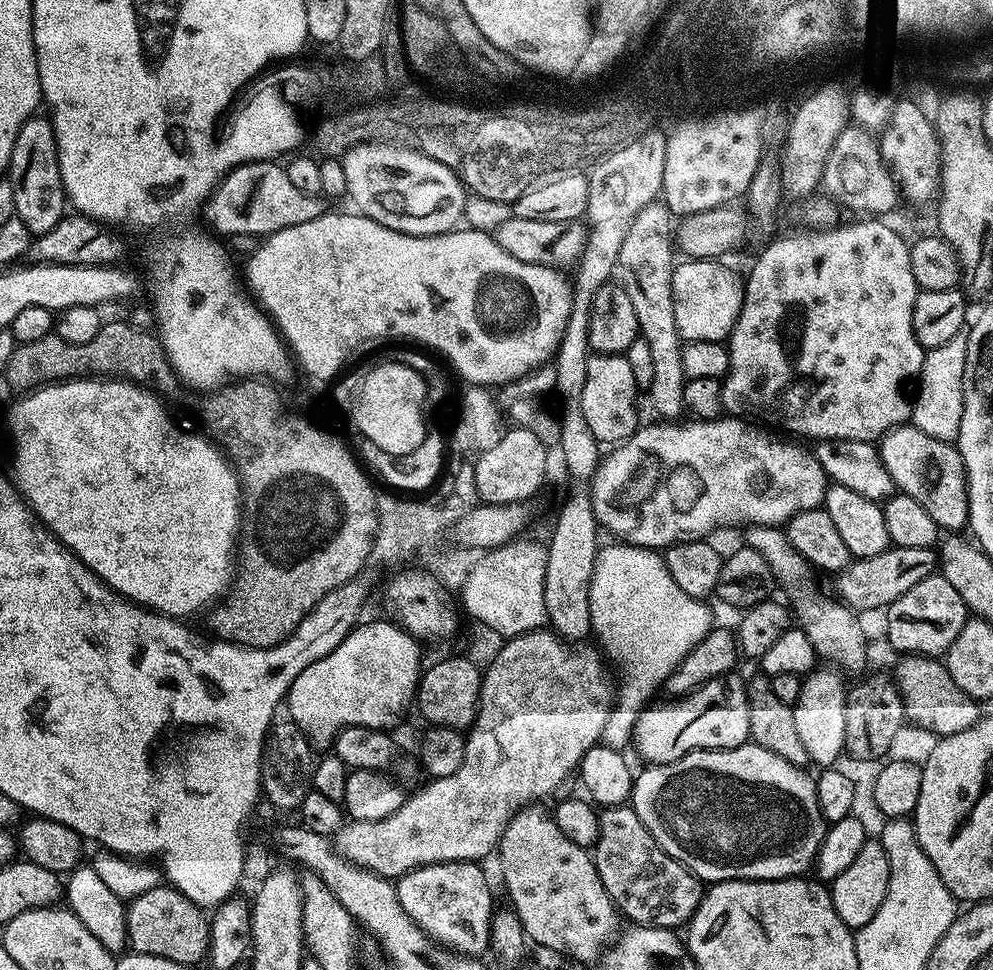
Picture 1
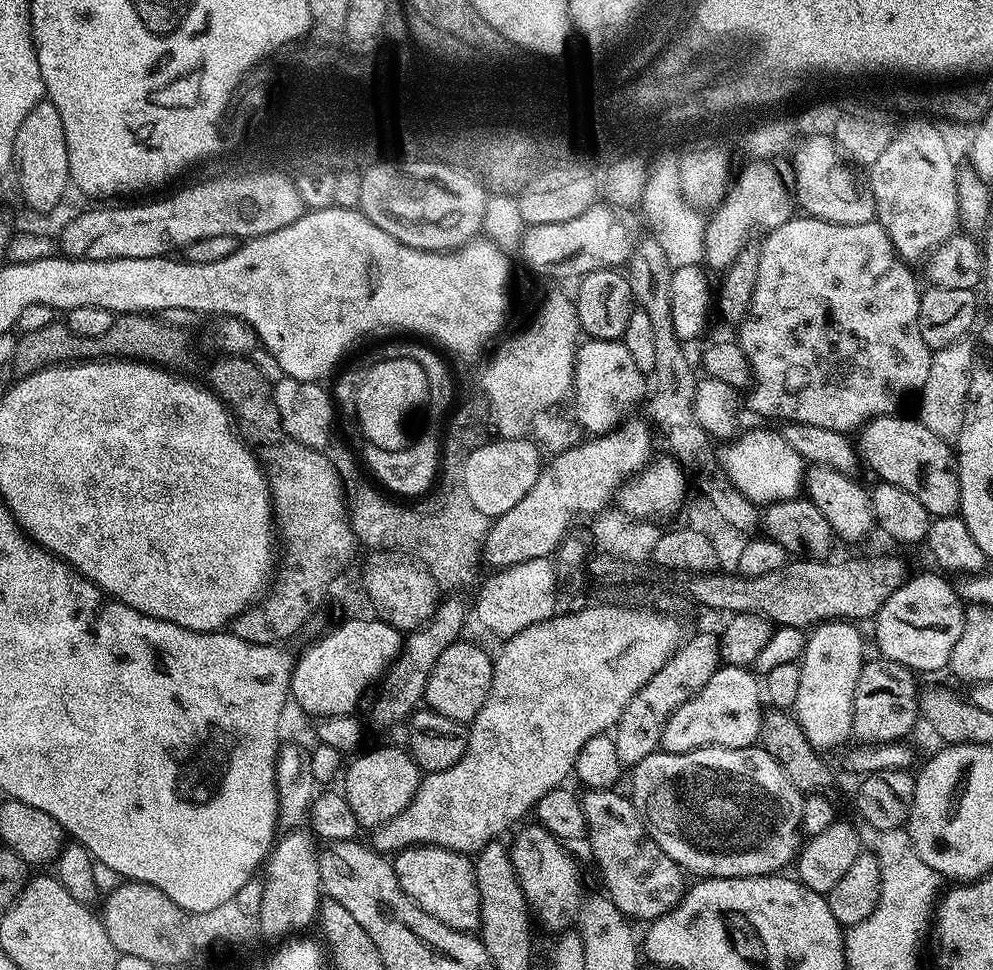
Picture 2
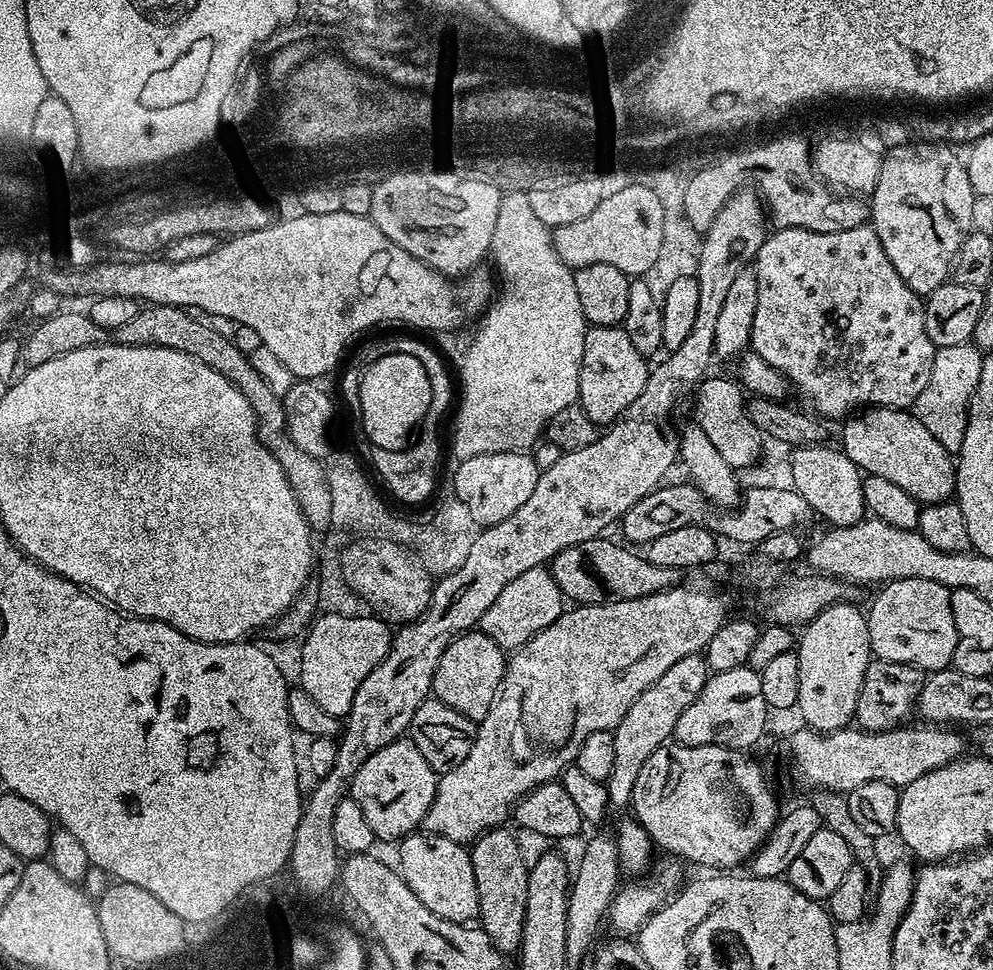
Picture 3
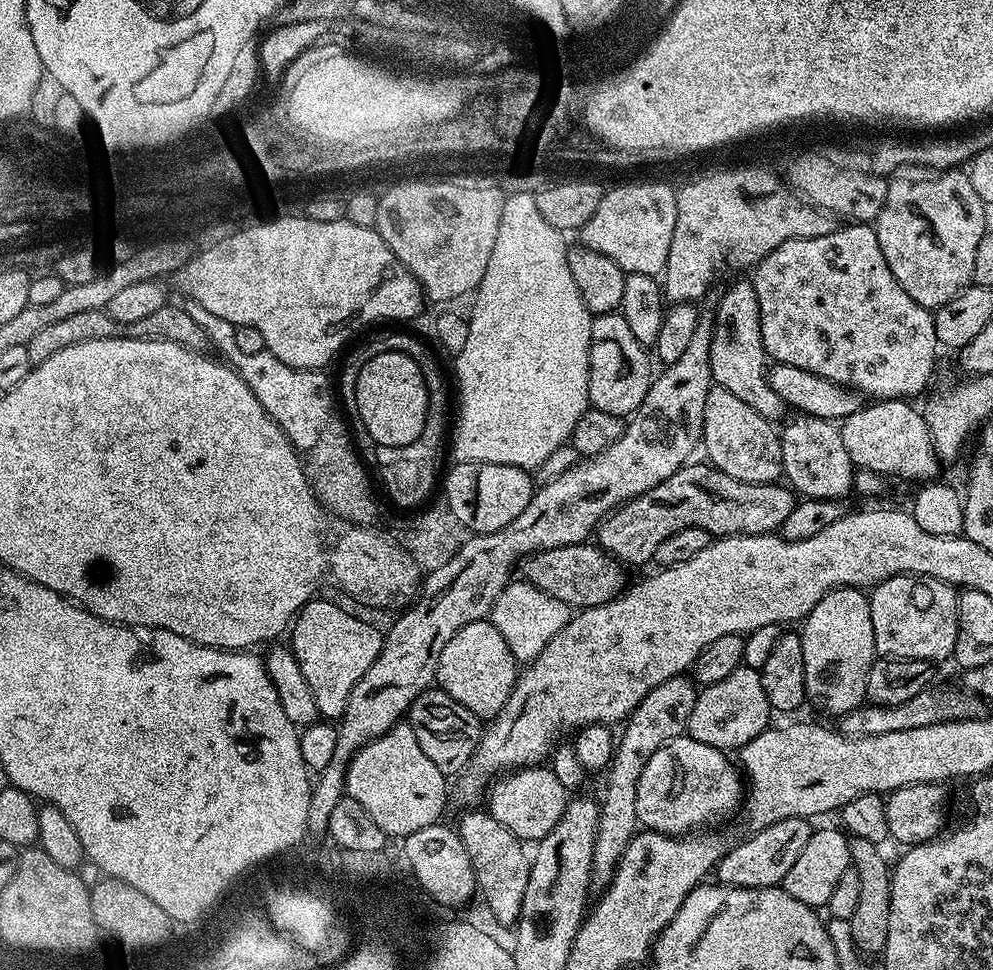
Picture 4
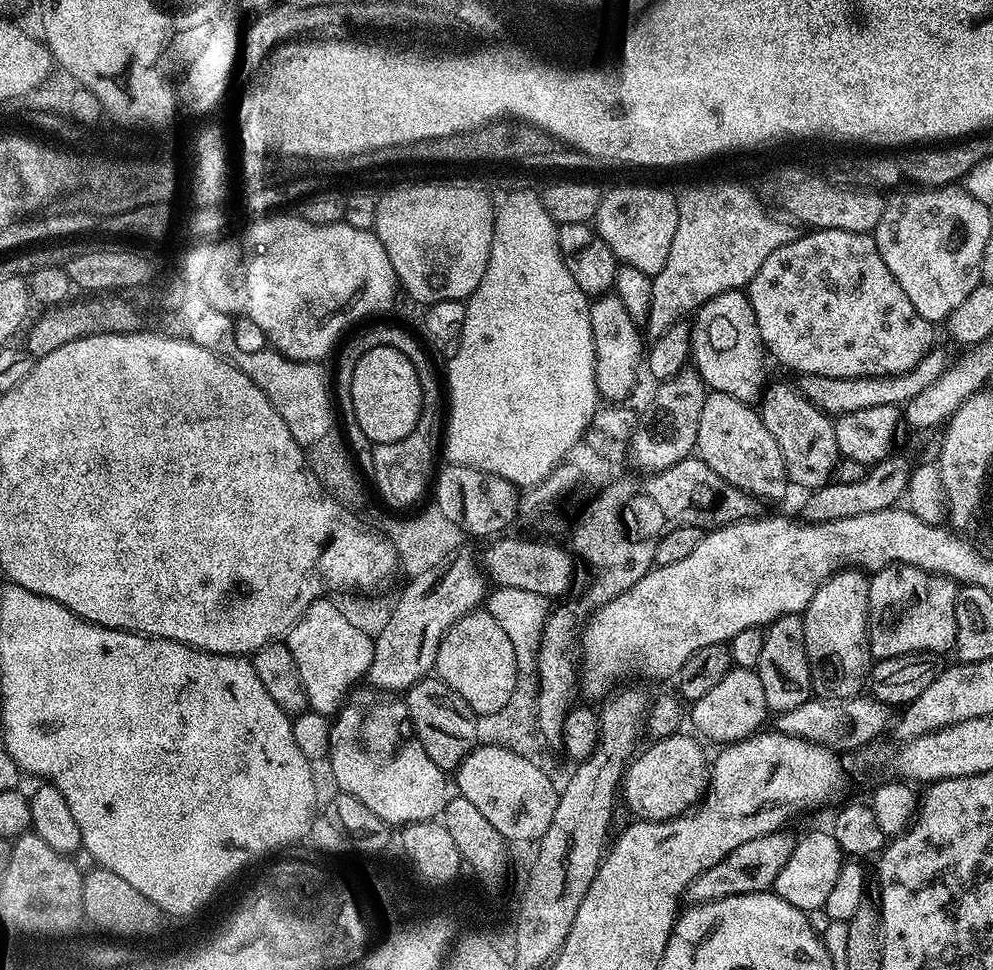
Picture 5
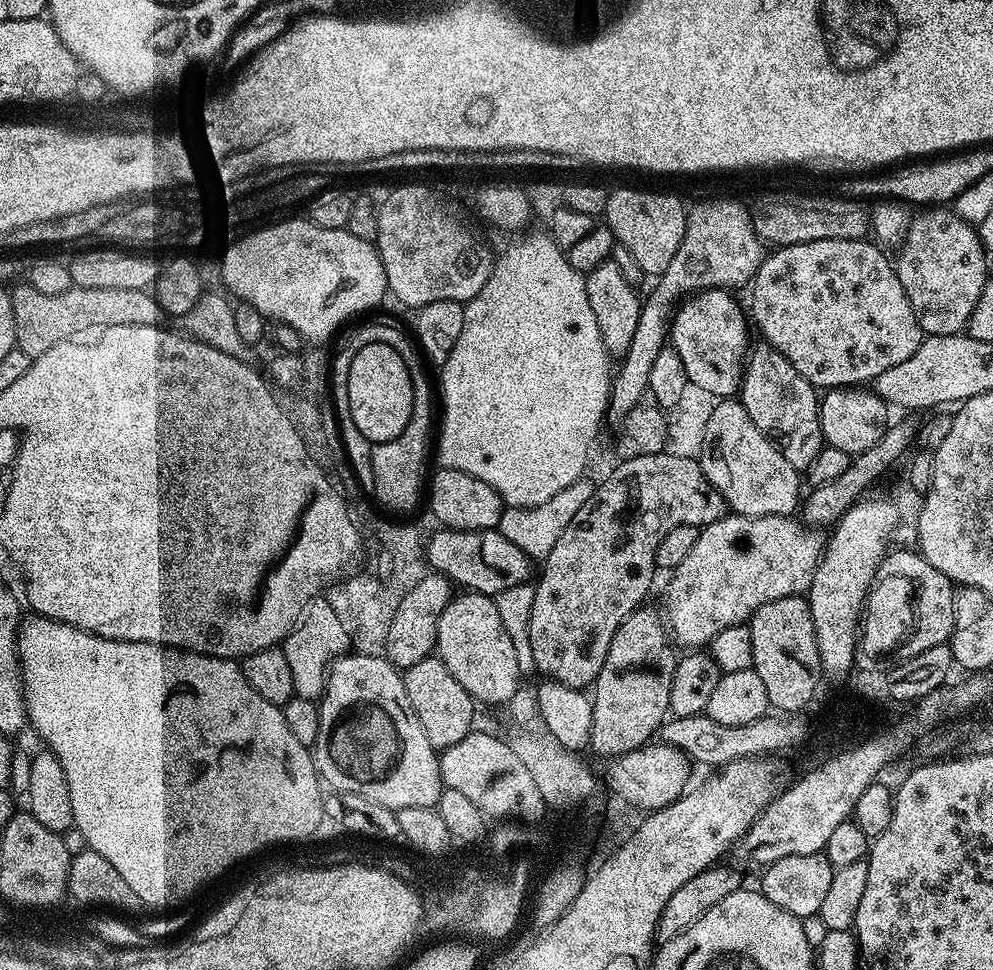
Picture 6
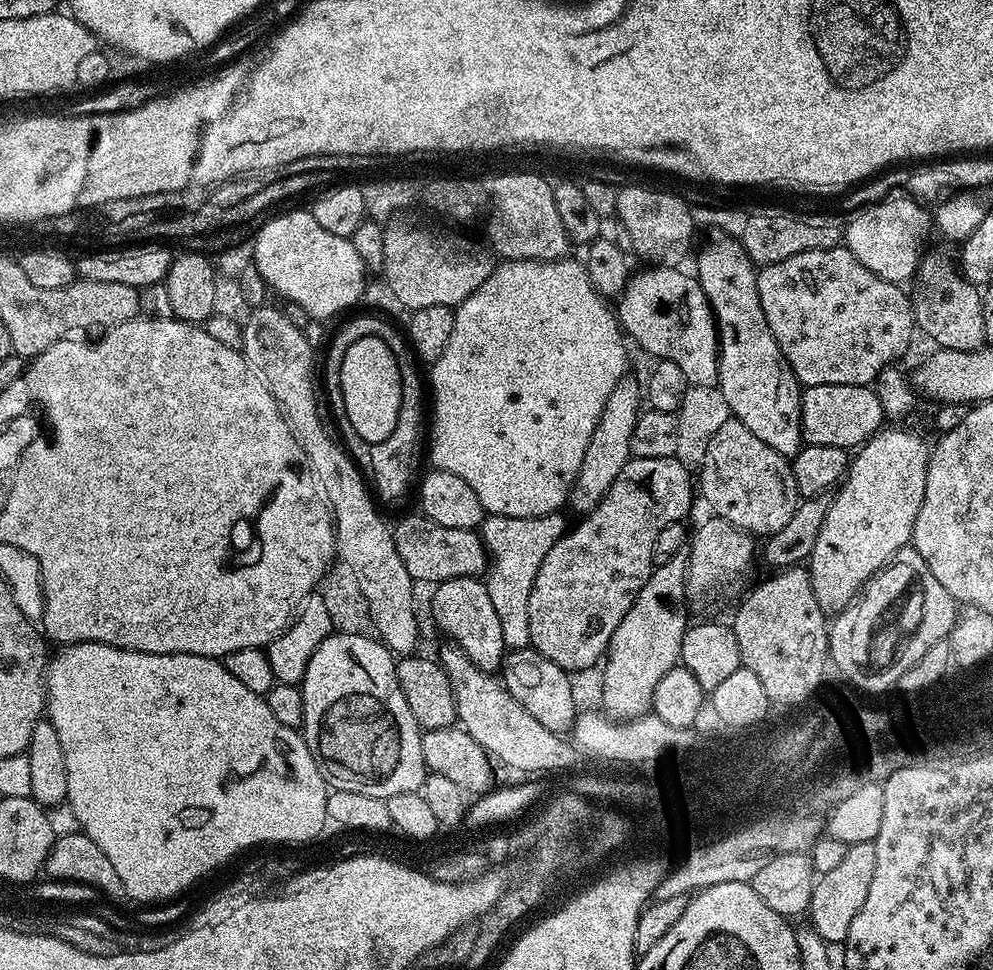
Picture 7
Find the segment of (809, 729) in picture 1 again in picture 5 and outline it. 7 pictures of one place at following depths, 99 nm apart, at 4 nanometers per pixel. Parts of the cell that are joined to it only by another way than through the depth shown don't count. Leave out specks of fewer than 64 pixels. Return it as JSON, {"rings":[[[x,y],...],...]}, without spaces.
{"rings":[[[852,566],[833,572],[818,586],[810,606],[803,610],[806,654],[816,696],[859,696],[869,683],[874,661],[868,645],[868,582],[869,577]]]}

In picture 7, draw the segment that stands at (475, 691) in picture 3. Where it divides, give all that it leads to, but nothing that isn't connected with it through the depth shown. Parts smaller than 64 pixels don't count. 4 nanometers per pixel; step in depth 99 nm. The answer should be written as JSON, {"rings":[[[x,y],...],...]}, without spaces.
{"rings":[[[459,576],[435,585],[431,592],[432,616],[437,626],[448,635],[447,639],[464,651],[474,666],[495,673],[503,665],[506,649],[498,614],[490,603],[487,583],[474,576]]]}

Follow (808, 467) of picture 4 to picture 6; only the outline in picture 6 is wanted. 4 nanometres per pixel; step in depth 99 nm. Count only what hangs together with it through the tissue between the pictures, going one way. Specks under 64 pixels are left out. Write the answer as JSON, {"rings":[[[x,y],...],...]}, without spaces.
{"rings":[[[760,342],[757,348],[755,345],[749,351],[738,399],[758,430],[773,438],[784,436],[782,451],[786,462],[790,462],[797,472],[807,473],[814,458],[818,458],[820,451],[826,447],[820,429],[820,396],[817,388],[802,378],[802,374],[798,374],[798,370],[794,370],[794,366],[790,366],[782,354],[778,354],[778,350],[766,342]]]}

